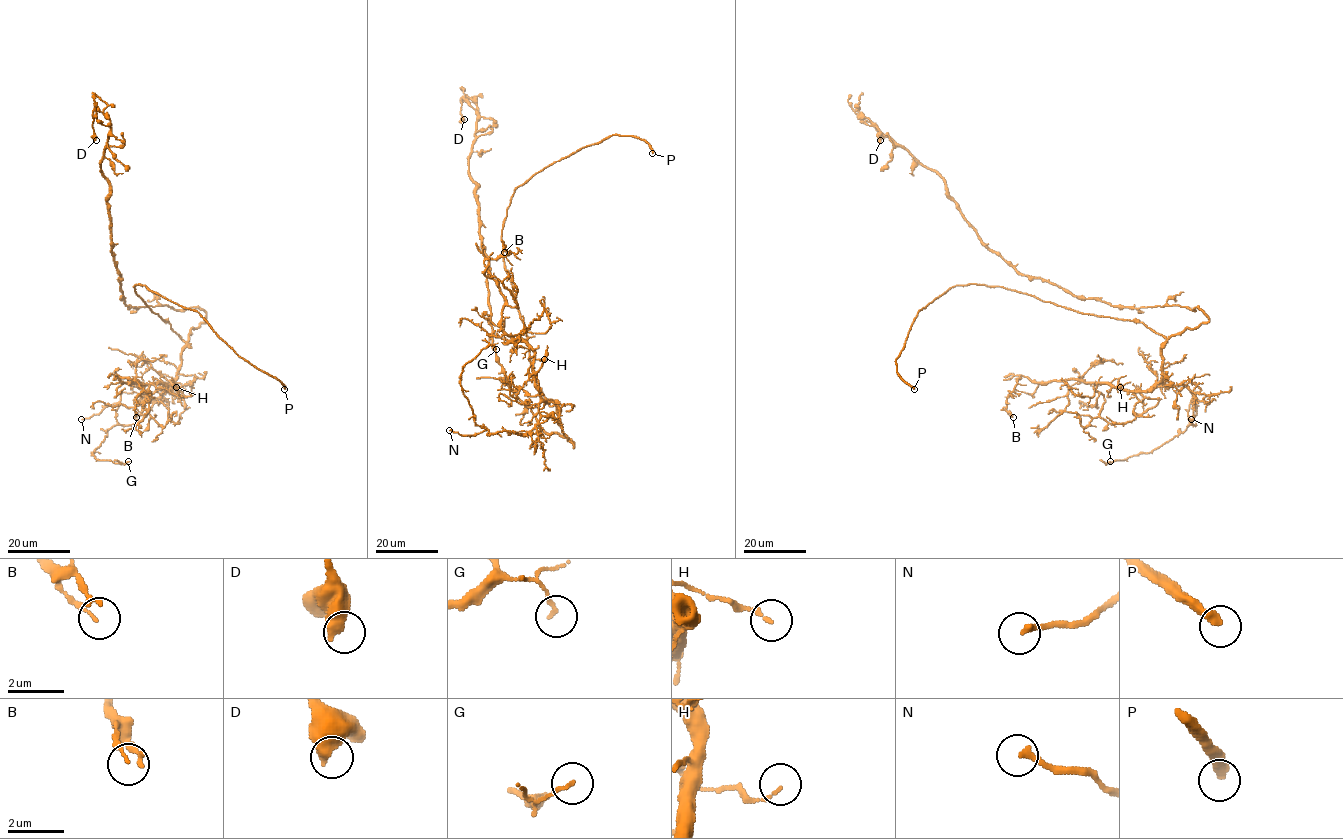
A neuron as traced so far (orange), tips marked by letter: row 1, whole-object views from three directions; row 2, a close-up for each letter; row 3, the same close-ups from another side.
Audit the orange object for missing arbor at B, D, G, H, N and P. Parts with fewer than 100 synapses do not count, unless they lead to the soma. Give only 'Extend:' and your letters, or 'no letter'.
Extend: P

